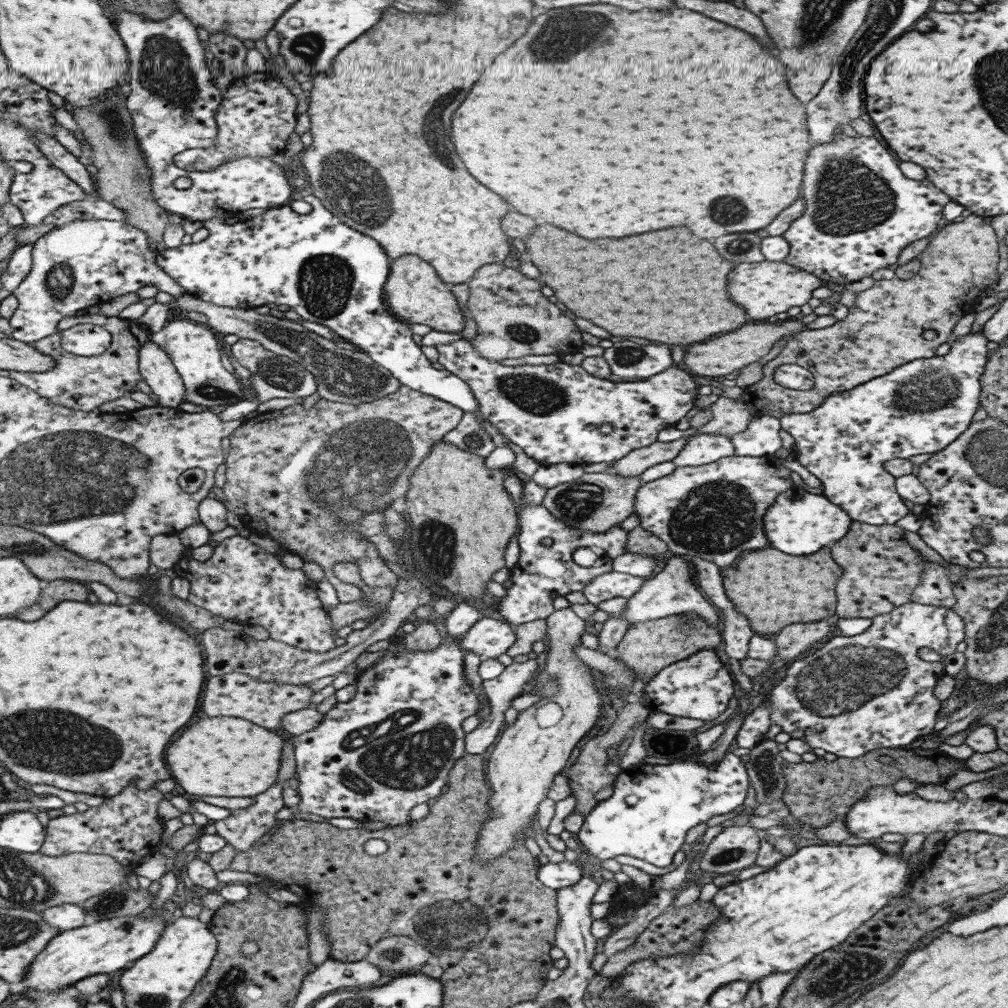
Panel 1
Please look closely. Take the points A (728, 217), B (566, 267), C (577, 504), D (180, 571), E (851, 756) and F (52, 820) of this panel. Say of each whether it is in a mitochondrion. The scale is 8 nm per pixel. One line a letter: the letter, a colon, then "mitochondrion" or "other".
A: mitochondrion
B: other
C: mitochondrion
D: other
E: other
F: other

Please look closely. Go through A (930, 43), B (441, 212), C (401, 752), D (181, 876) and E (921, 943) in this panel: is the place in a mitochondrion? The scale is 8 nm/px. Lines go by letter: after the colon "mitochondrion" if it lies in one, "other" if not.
A: other
B: other
C: mitochondrion
D: other
E: other

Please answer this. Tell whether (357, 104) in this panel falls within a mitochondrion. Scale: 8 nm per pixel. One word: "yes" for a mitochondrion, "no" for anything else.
no

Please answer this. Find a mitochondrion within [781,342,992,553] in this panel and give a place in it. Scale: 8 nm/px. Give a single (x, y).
(927, 393)

